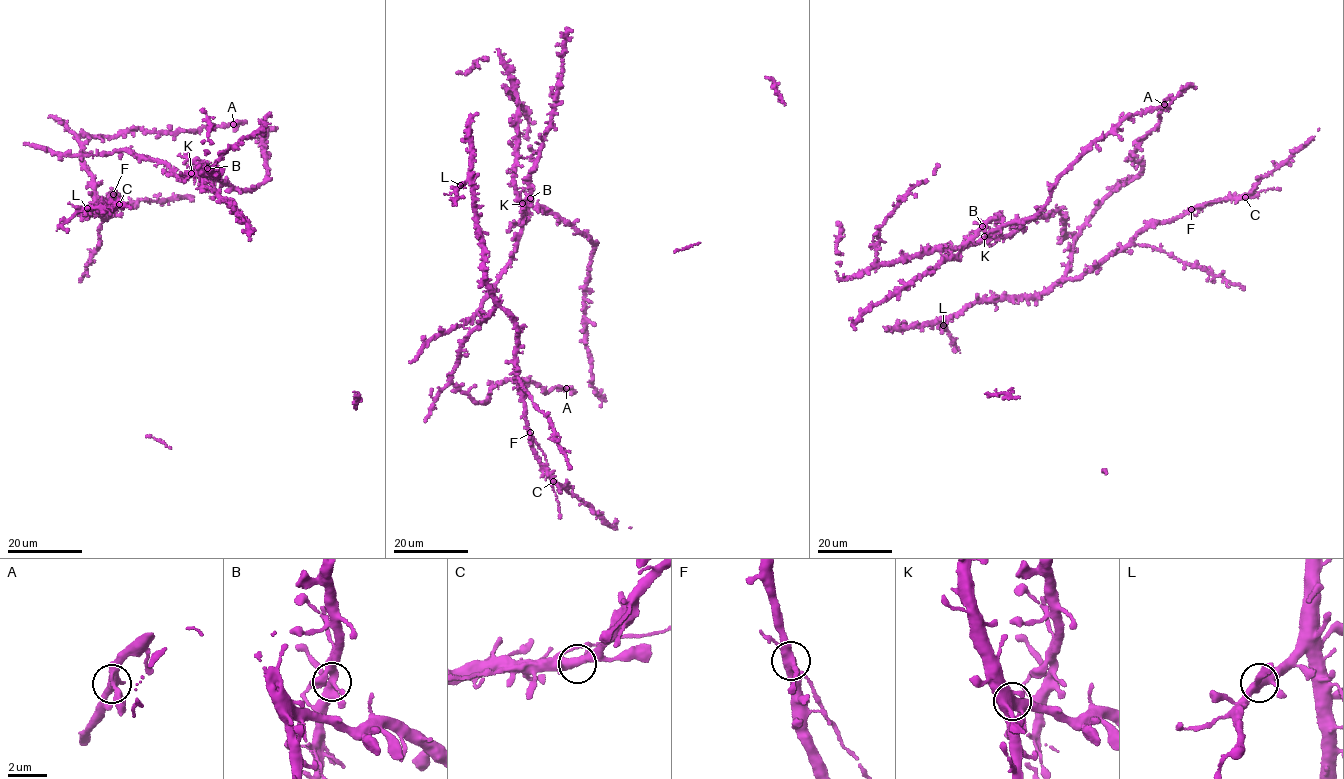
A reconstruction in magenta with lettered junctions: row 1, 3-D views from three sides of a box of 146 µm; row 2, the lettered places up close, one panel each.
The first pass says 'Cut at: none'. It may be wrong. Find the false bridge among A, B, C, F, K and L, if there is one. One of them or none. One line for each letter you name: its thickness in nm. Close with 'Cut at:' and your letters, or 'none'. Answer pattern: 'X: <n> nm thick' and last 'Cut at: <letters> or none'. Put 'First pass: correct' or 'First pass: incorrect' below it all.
Cut at: none
First pass: correct

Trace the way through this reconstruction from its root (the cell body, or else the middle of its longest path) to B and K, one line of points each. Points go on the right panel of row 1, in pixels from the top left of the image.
B: (1025, 222), (1009, 235), (997, 238), (985, 238), (992, 233), (982, 226)
K: (1025, 222), (1009, 235), (984, 236)

